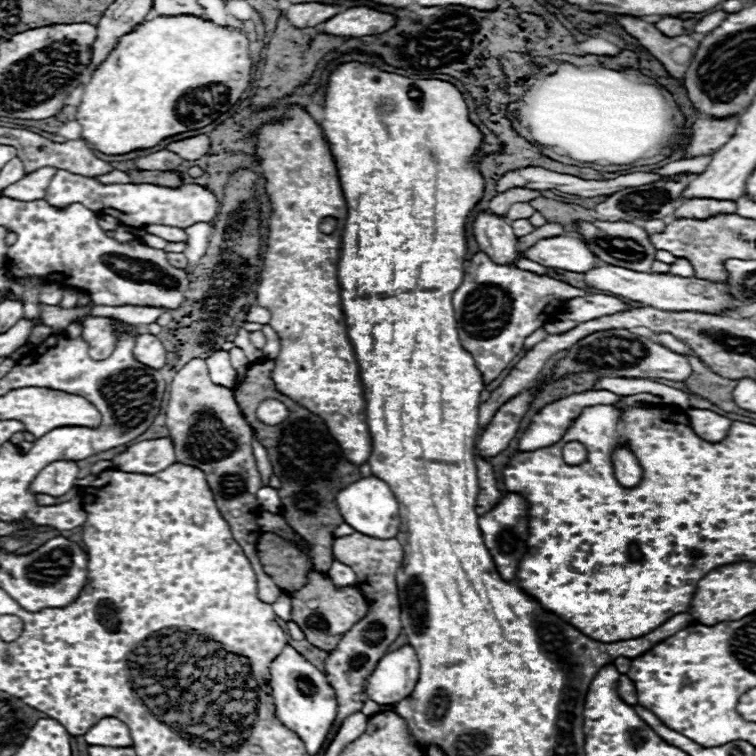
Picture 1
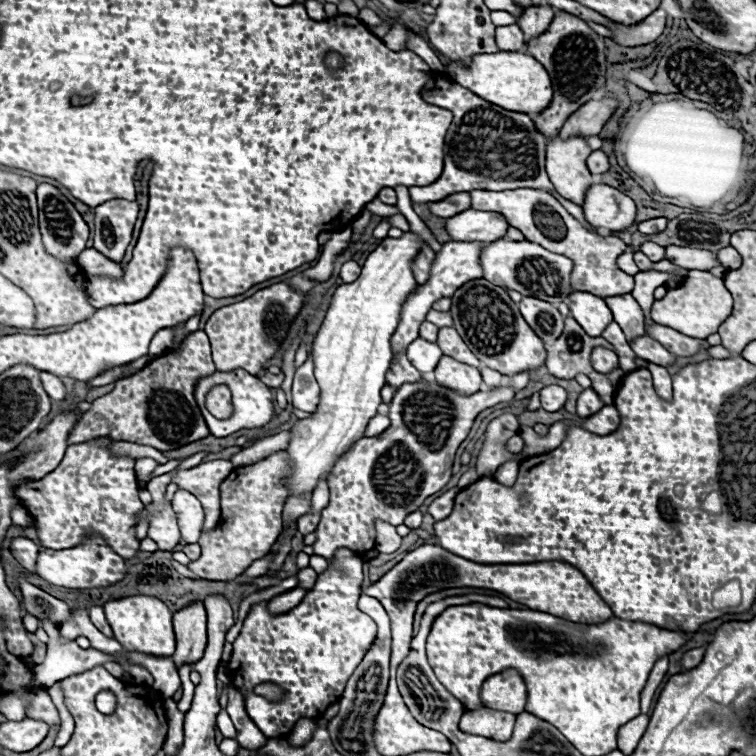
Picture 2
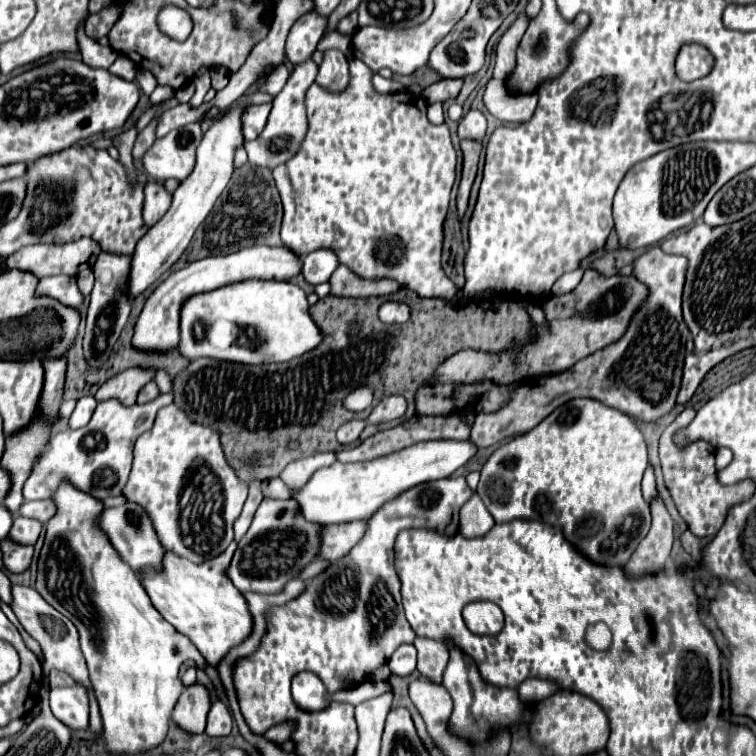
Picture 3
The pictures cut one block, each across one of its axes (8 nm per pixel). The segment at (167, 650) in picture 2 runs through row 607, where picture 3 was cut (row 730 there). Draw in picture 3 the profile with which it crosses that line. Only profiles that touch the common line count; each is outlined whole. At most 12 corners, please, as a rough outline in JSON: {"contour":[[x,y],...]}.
{"contour":[[68,480],[36,590],[70,618],[108,752],[154,748],[206,660]]}

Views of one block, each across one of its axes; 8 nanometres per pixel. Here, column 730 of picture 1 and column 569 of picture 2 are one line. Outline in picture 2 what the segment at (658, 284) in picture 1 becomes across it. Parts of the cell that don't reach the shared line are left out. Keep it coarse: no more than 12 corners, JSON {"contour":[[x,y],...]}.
{"contour":[[572,292],[568,306],[588,336],[612,322],[606,302],[590,292]]}

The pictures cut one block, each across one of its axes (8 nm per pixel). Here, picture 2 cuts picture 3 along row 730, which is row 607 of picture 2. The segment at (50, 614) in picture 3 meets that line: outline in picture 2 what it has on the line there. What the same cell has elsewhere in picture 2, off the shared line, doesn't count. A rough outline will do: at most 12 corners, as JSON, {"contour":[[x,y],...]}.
{"contour":[[100,606],[90,610],[90,620],[102,634],[112,636],[112,628]]}

